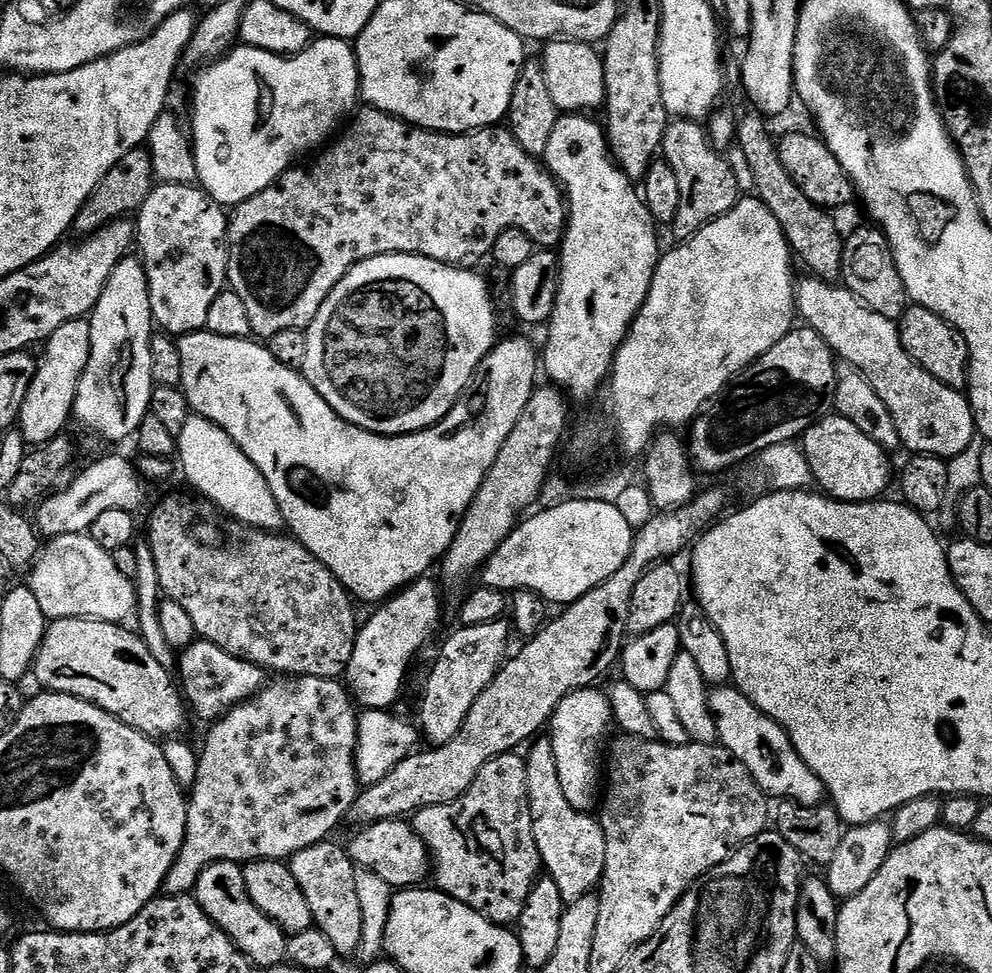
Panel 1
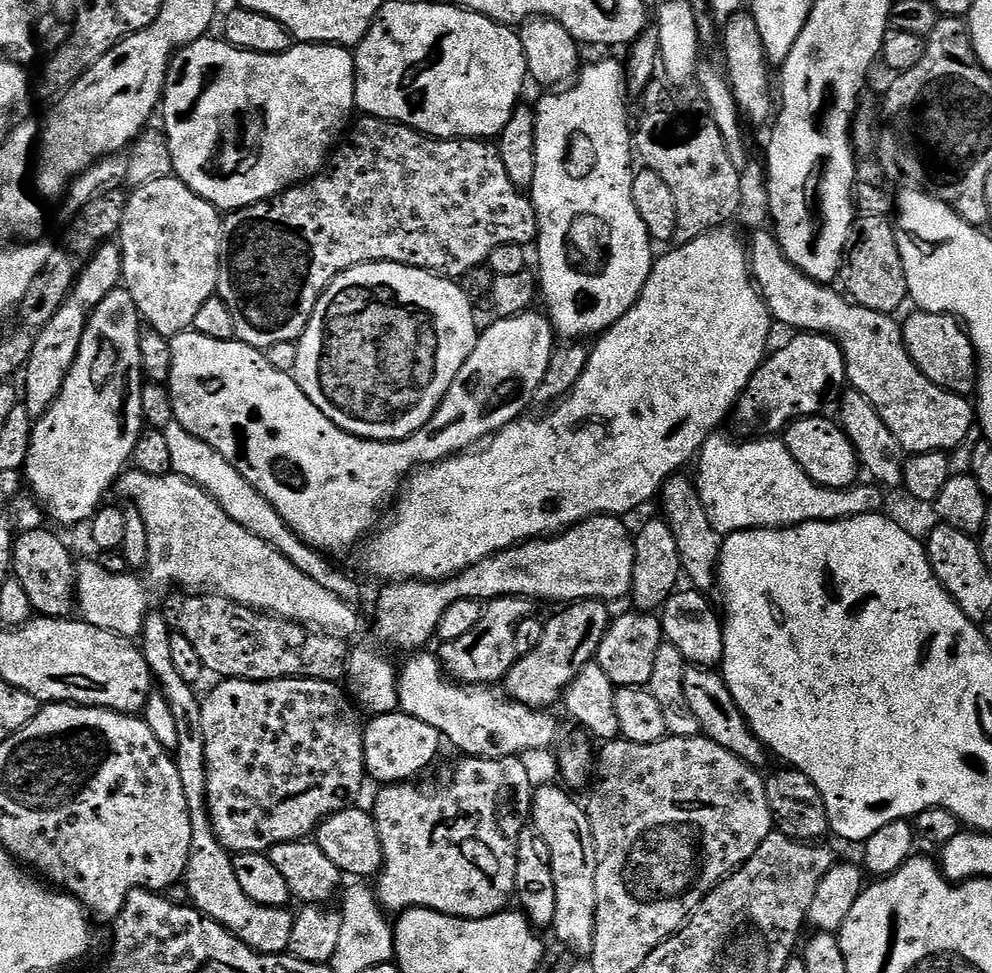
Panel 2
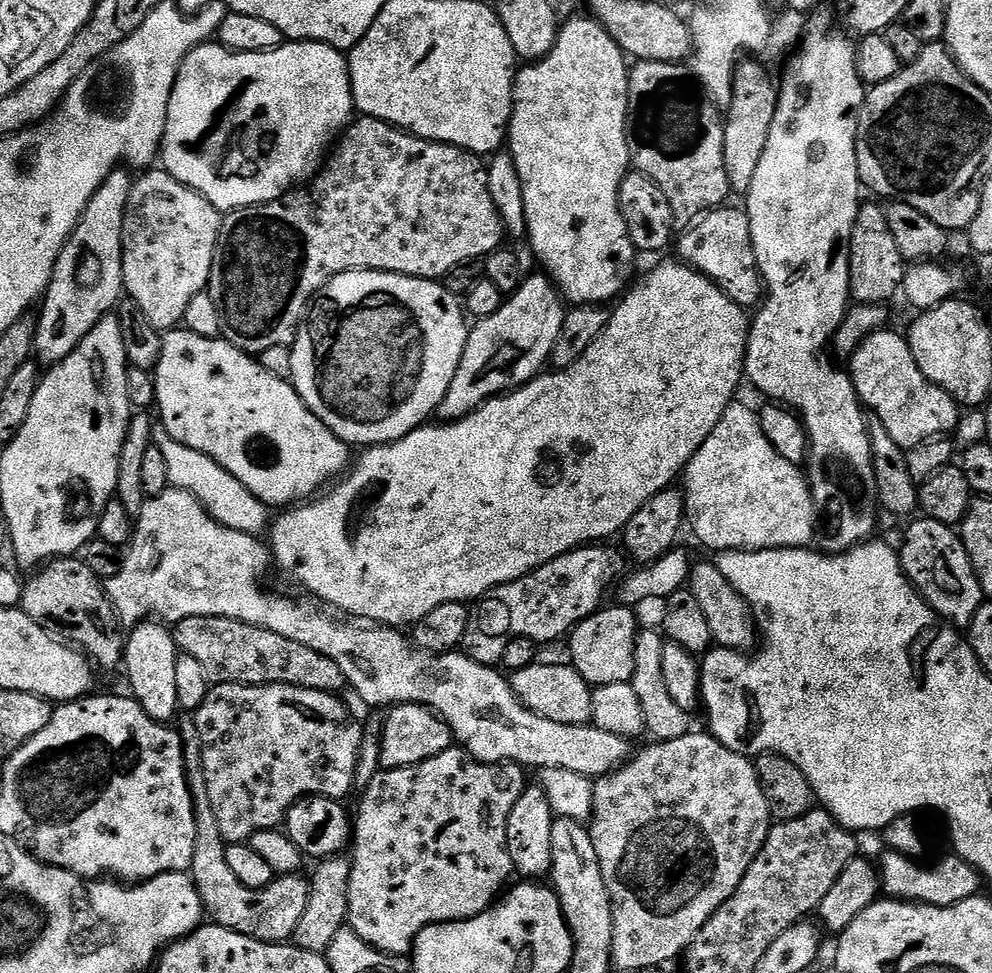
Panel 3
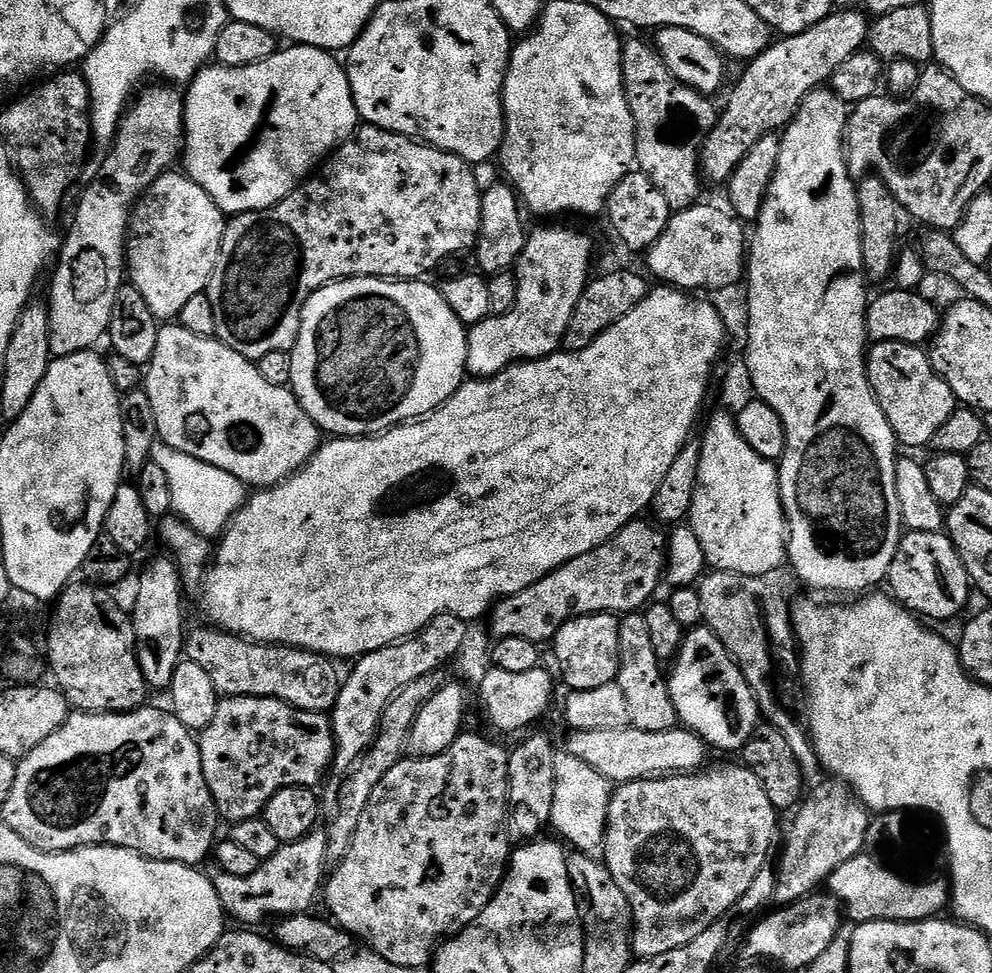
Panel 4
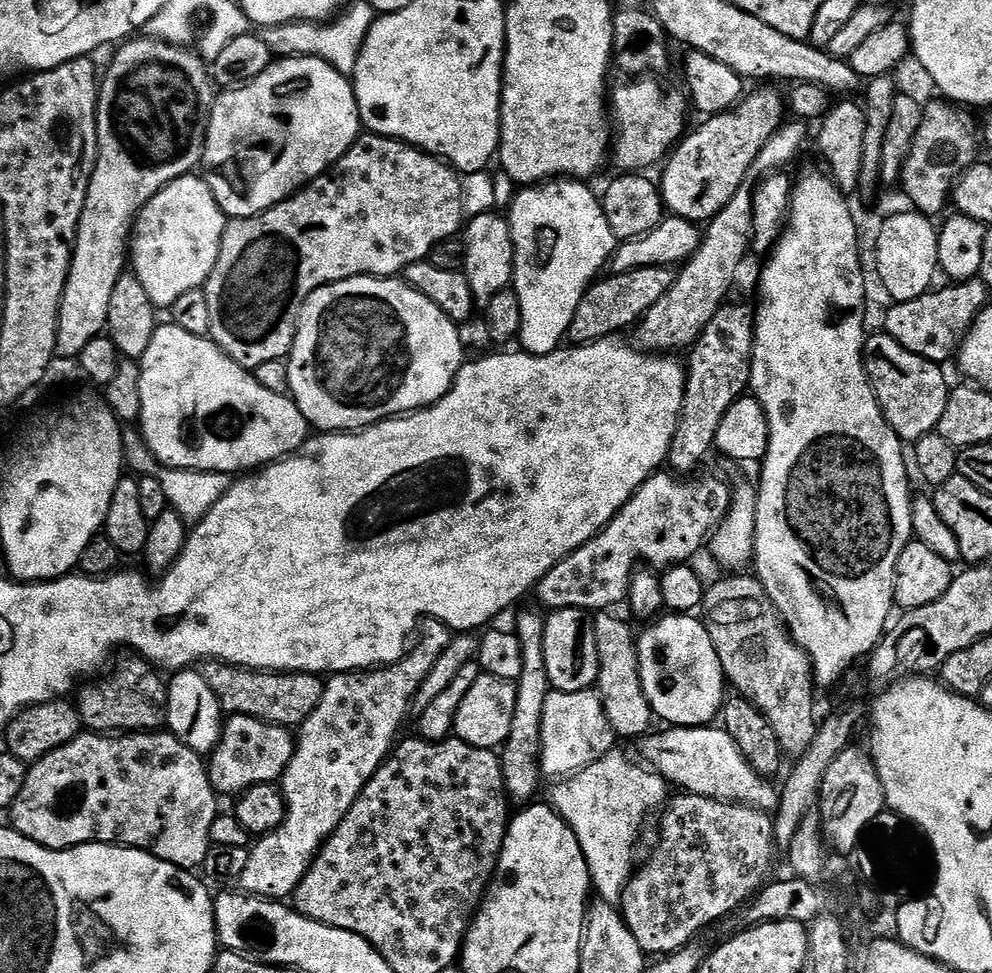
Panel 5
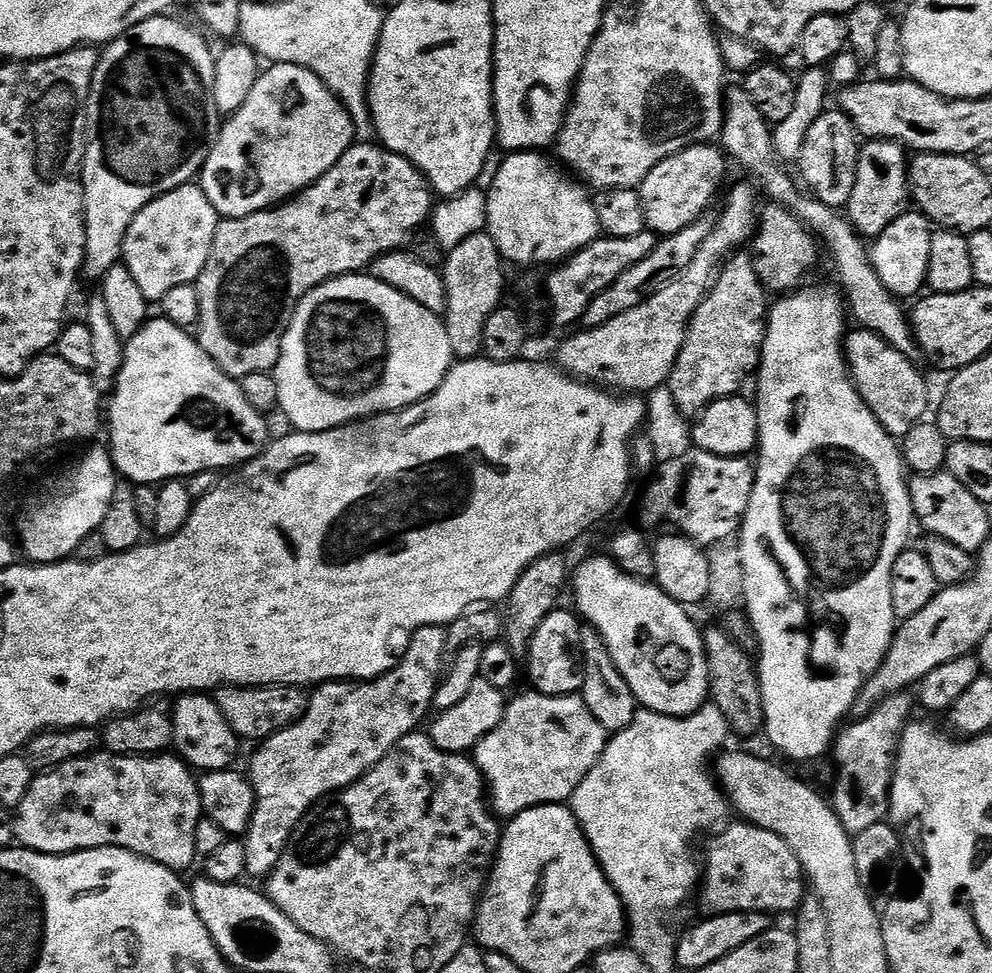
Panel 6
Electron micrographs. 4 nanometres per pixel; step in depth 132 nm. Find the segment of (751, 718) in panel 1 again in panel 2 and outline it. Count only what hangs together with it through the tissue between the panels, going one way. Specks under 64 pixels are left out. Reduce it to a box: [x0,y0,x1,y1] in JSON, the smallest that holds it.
[684,666,766,766]

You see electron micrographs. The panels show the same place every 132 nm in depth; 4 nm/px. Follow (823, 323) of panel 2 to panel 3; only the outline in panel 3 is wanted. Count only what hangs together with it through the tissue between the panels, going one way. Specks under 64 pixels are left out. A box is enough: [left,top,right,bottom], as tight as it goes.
[679,206,962,450]

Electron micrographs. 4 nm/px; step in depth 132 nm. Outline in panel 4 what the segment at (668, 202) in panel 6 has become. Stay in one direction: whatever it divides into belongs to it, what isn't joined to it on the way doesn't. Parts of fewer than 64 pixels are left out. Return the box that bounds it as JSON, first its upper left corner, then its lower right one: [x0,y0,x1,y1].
[700,10,870,186]

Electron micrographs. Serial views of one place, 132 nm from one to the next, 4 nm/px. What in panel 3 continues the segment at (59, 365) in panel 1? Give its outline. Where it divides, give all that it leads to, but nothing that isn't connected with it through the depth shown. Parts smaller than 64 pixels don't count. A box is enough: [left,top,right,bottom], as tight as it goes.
[34,170,134,366]

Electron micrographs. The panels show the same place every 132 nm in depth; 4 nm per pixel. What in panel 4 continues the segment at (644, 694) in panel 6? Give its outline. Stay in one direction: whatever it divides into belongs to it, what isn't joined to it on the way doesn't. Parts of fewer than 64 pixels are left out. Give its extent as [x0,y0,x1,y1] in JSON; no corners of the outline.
[667,654,762,753]

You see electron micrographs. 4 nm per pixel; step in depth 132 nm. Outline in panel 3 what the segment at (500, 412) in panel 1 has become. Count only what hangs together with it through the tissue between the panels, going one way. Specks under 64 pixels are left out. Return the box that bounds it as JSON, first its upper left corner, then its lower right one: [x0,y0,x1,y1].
[154,275,566,506]

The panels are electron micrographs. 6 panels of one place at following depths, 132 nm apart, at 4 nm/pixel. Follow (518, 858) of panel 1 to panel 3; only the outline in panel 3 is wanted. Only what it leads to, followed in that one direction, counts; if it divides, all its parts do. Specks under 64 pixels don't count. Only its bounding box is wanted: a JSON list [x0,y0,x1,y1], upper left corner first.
[348,746,526,956]

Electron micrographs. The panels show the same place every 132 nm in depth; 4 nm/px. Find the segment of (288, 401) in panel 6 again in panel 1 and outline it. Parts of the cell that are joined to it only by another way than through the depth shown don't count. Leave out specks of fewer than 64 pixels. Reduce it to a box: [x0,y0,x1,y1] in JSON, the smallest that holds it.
[302,256,498,436]

